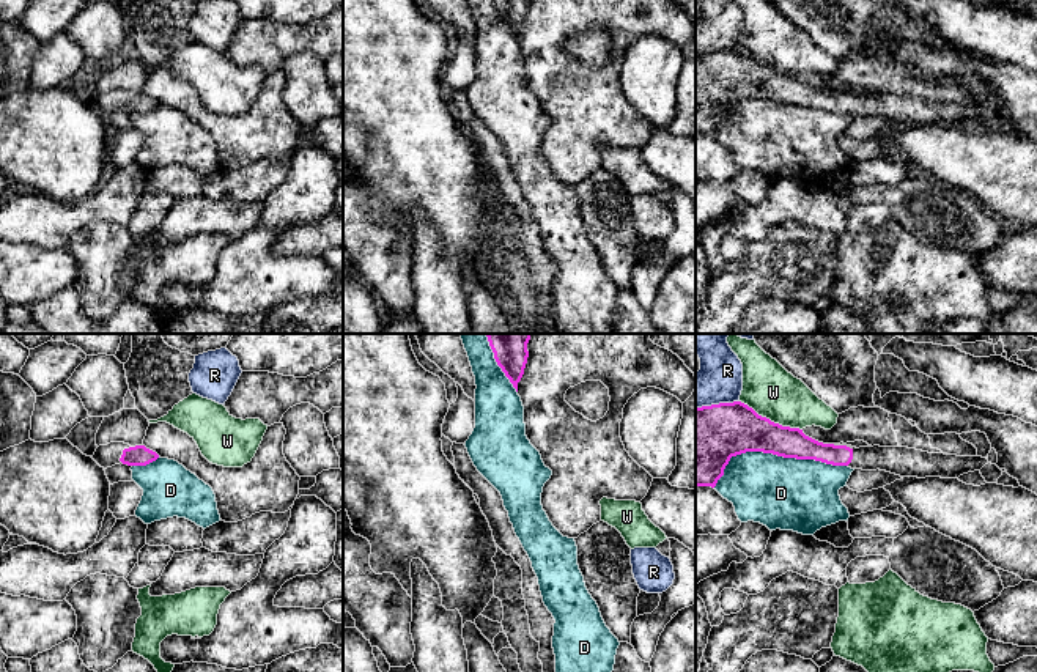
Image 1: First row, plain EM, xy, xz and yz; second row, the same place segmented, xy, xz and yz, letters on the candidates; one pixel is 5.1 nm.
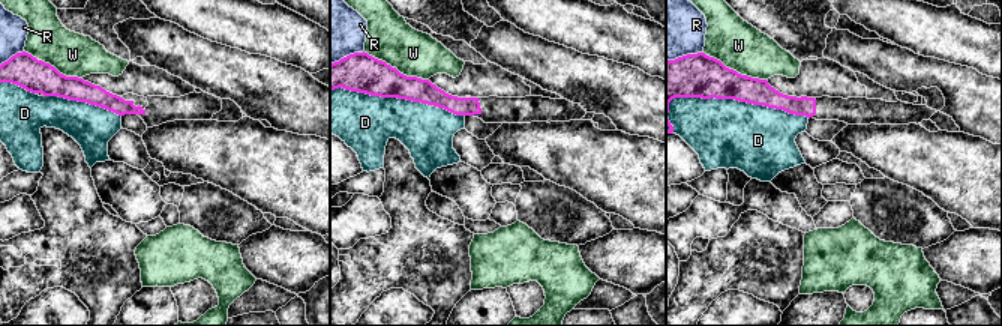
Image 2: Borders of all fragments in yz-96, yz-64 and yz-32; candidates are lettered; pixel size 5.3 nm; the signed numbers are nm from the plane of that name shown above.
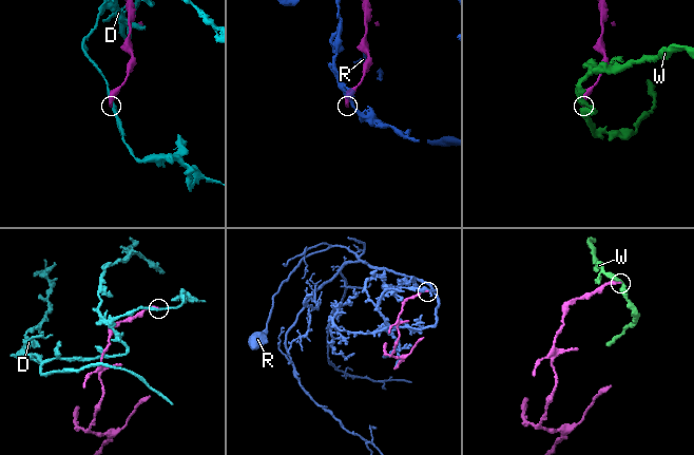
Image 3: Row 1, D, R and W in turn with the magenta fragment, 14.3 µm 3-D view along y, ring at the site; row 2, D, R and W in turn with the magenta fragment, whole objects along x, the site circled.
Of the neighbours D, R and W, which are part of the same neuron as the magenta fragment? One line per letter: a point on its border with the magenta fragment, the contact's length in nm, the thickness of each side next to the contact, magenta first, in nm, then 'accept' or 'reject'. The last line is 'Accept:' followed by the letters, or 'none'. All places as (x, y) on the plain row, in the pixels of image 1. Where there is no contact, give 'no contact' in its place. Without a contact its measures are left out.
D: yz (774, 101) | 700 nm | 260/360 nm | reject
R: yz (716, 52) | 220 nm | 380/240 nm | reject
W: yz (770, 68) | 360 nm | 280/260 nm | reject
Accept: none

